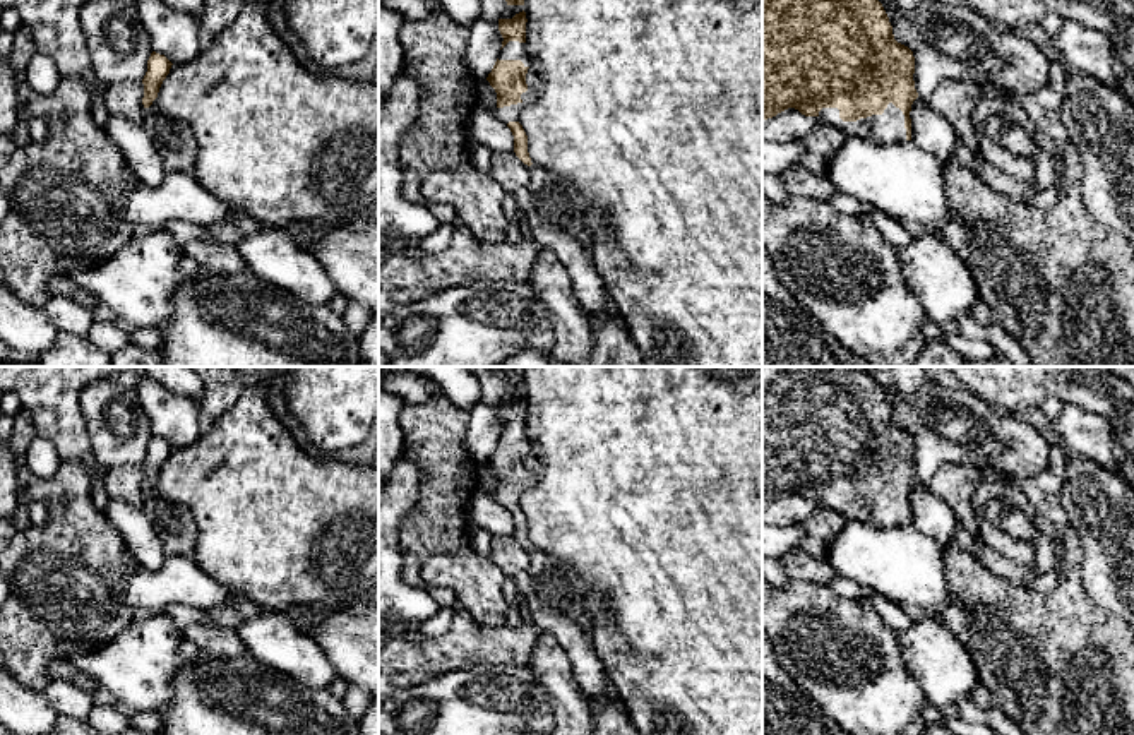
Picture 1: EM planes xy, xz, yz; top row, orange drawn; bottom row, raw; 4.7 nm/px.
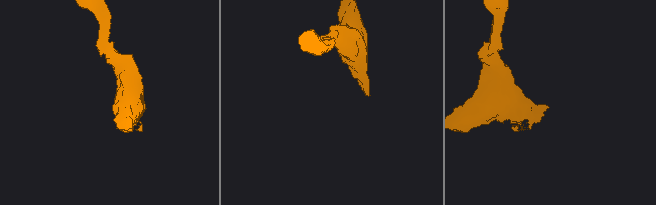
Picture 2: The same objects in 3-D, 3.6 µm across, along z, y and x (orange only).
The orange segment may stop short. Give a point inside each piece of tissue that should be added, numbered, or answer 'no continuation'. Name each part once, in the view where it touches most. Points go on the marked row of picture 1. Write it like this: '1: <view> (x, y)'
1: yz (889, 127)

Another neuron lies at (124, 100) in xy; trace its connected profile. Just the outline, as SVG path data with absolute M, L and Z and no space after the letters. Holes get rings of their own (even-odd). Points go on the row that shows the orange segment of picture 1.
M127 81L127 82L110 84L106 87L103 103L110 117L123 117L134 123L142 125L146 113L142 98L144 98L142 81Z

